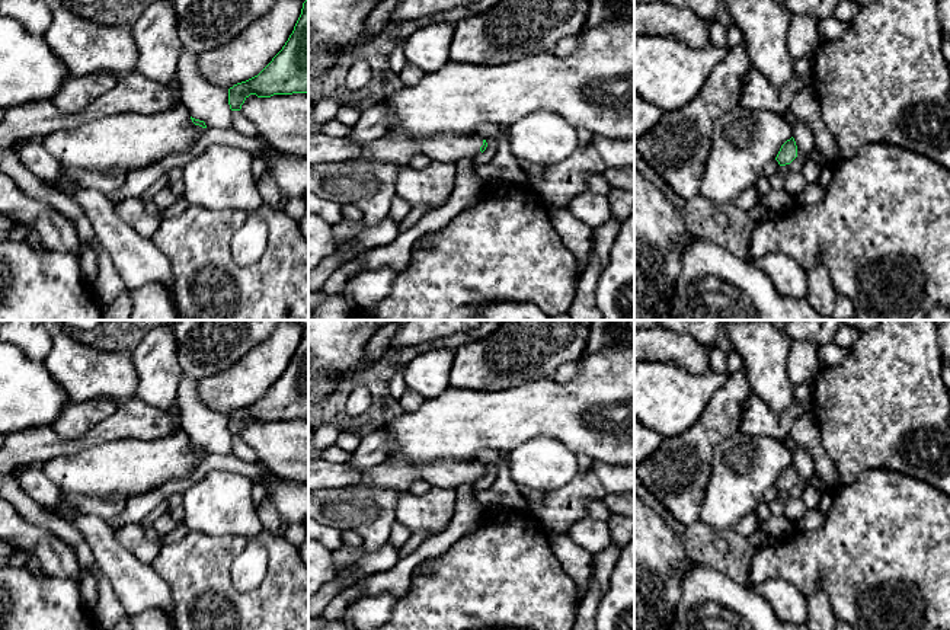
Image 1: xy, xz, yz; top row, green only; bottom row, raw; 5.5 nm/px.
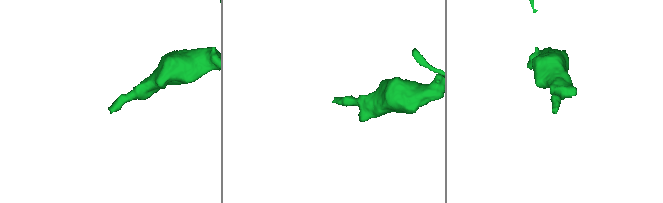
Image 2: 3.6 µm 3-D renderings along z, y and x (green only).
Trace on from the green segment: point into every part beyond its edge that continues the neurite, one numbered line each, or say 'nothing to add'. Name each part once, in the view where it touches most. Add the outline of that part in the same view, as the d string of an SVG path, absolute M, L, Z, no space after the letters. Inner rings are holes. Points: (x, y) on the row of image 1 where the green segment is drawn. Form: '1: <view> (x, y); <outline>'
1: xz (396, 149); M308 129L308 164L322 162L380 160L397 166L409 166L418 154L426 154L432 162L452 162L480 154L483 138L438 135L429 140L409 140L387 134L383 138L356 144L348 138L329 137Z

